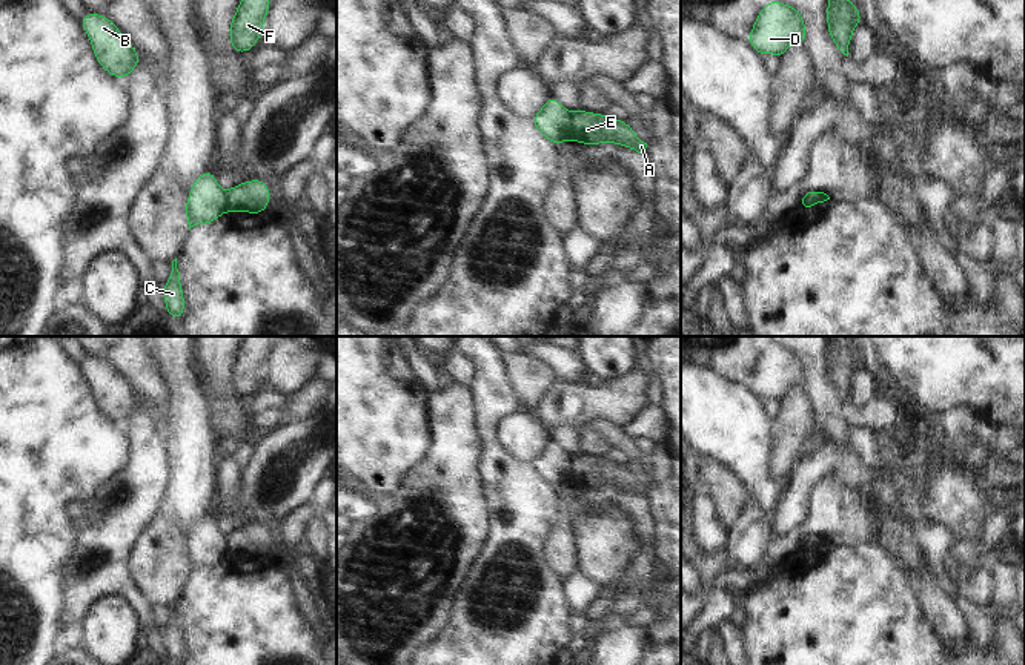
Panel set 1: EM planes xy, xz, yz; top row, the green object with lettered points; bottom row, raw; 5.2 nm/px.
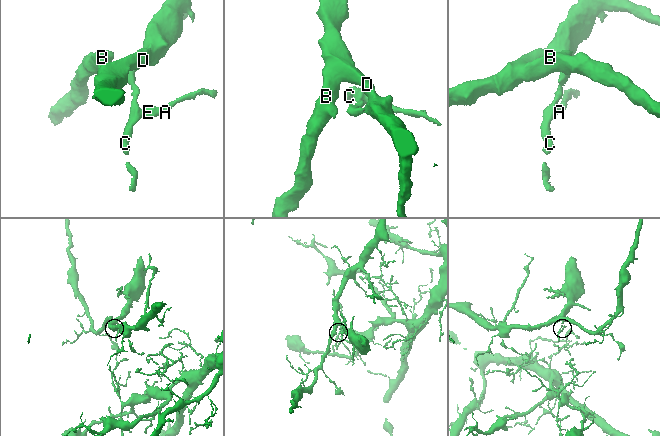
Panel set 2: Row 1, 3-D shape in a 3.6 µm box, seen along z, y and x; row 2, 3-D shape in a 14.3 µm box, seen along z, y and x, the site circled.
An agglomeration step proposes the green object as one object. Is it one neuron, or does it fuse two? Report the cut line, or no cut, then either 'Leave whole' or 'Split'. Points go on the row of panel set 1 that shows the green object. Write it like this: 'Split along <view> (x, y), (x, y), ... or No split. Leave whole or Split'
Split along xz (572, 114), (567, 137). Split.

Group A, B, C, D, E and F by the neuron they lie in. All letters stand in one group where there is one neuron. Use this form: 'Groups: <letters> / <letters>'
Groups: A E / B C D F.

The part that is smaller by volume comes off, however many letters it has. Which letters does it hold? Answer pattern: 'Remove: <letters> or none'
Remove: A, E

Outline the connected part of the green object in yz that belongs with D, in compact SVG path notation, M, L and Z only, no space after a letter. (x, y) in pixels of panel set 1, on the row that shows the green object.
M778 0L759 9L748 35L750 46L759 54L784 57L790 45L805 45L807 31L802 14Z

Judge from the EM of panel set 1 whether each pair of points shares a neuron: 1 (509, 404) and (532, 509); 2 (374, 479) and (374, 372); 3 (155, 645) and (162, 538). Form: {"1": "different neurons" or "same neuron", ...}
{"1": "same neuron", "2": "same neuron", "3": "different neurons"}

